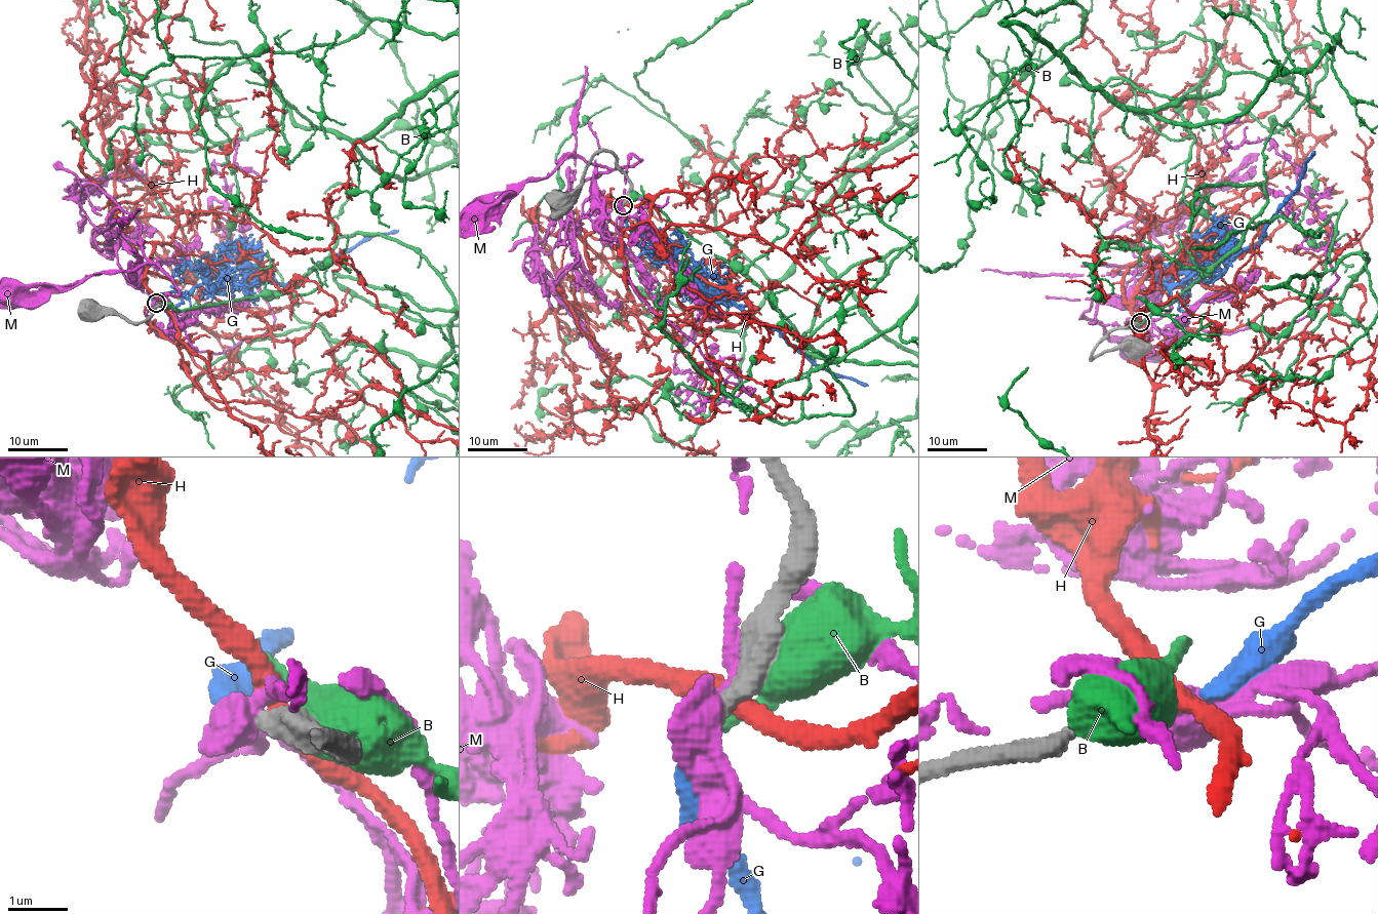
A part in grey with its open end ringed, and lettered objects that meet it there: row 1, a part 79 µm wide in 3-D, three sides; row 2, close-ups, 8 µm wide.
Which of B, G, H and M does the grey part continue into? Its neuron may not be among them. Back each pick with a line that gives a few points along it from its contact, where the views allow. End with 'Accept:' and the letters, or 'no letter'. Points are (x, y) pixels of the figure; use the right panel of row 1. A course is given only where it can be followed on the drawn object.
G: it runs (1141, 321), (1184, 293), (1198, 277), (1217, 277), (1242, 249), (1256, 246), (1263, 229), (1298, 187), (1314, 151)
Accept: G

